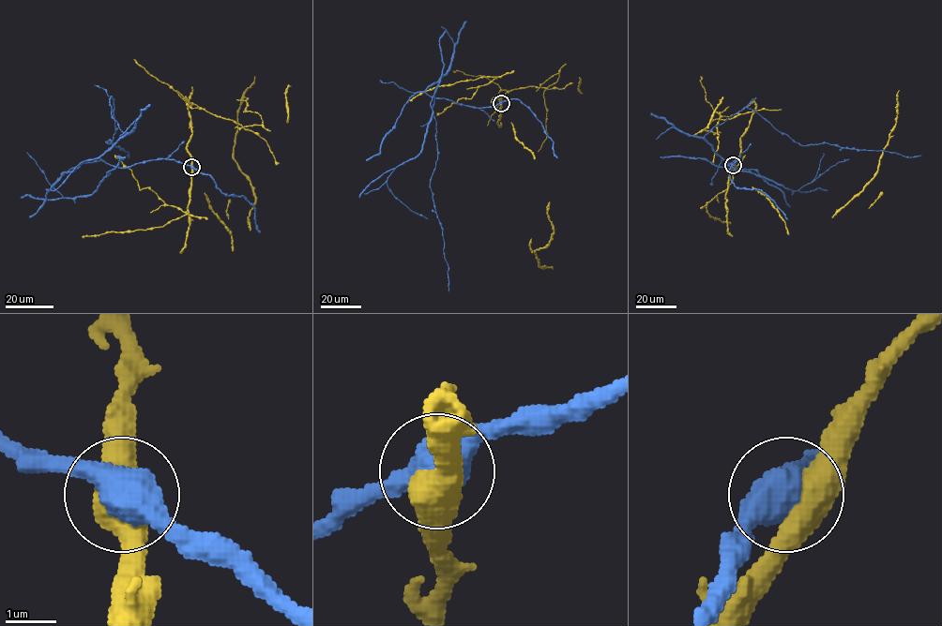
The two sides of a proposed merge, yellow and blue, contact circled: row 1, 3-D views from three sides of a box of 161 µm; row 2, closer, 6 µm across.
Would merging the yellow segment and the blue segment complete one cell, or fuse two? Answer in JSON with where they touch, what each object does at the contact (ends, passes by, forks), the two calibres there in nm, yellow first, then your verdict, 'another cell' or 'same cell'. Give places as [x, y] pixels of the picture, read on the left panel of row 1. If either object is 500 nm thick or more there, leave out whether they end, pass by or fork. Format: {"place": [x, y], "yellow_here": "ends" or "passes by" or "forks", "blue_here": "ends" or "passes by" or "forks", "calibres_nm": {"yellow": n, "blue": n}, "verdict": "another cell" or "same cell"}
{"place": [191, 167], "calibres_nm": {"yellow": 550, "blue": 600}, "verdict": "same cell"}

